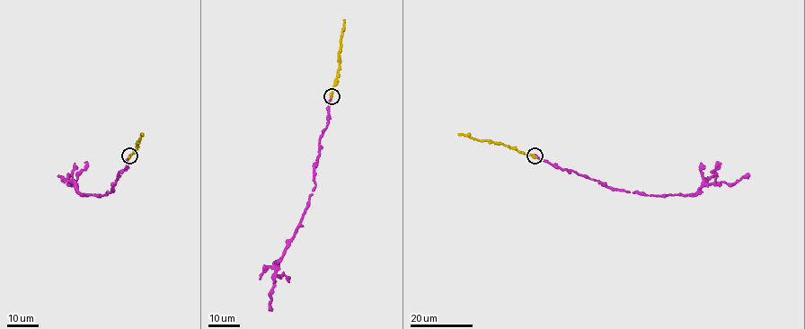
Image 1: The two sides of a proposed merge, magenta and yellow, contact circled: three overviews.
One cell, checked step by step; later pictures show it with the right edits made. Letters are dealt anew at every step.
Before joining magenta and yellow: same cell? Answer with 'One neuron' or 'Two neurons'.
One neuron

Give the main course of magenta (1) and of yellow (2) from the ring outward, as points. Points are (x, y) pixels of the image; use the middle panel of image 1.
1: (331, 95), (328, 122), (321, 137), (314, 170), (315, 187), (300, 226), (276, 265), (269, 304), (272, 311)
2: (331, 95), (338, 75), (344, 19)

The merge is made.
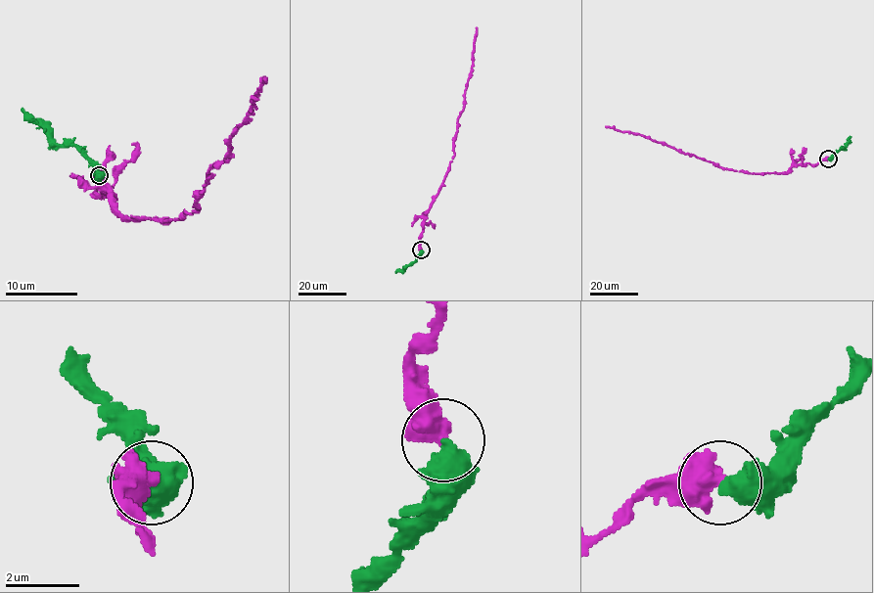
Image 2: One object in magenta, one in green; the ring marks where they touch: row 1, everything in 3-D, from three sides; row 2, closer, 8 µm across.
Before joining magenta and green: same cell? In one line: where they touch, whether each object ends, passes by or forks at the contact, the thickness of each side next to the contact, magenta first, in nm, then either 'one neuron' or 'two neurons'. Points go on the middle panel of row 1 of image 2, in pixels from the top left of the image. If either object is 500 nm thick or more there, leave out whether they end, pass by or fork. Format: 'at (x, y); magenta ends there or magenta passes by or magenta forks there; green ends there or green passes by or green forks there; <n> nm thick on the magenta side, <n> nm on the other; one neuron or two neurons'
at (421, 250); 600 nm thick on the magenta side, 550 nm on the other; two neurons

